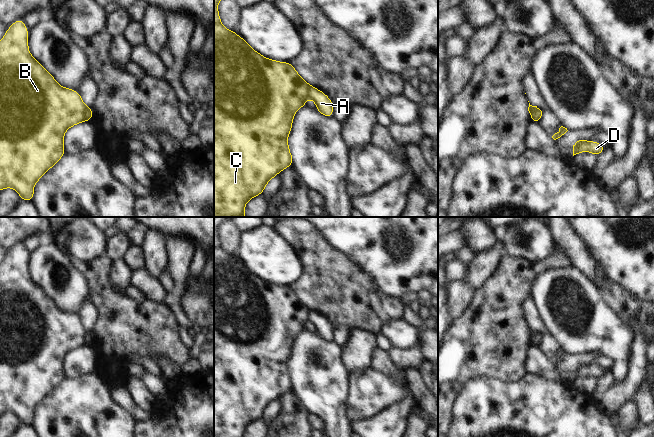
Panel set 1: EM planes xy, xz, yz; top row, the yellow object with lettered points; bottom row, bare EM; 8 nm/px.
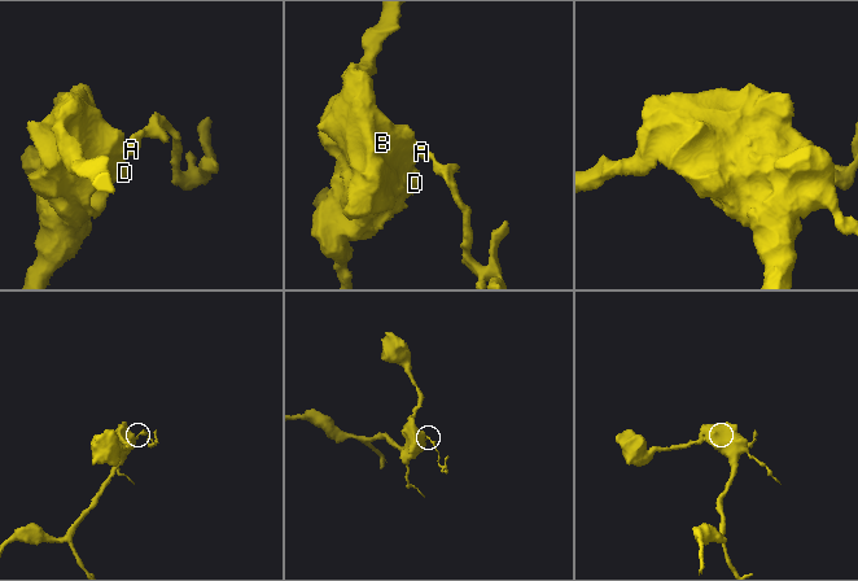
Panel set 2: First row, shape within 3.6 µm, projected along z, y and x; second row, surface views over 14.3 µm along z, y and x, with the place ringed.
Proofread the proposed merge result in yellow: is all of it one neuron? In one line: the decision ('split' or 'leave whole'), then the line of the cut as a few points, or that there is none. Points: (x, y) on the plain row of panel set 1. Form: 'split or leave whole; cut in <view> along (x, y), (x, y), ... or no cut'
split; cut in xy along (91, 333), (86, 337), (85, 344)

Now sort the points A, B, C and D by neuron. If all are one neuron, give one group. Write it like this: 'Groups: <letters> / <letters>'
Groups: A / B C D

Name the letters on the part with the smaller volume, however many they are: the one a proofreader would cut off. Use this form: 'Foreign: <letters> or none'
Foreign: A

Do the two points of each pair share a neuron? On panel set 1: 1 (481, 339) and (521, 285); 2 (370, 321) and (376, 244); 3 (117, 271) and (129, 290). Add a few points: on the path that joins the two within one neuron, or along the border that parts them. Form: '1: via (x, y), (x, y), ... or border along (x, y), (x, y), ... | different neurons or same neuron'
1: via (493, 326), (496, 310), (508, 298) | same neuron
2: border along (358, 265), (378, 289), (393, 296) | different neurons
3: via (120, 276), (125, 285) | same neuron

